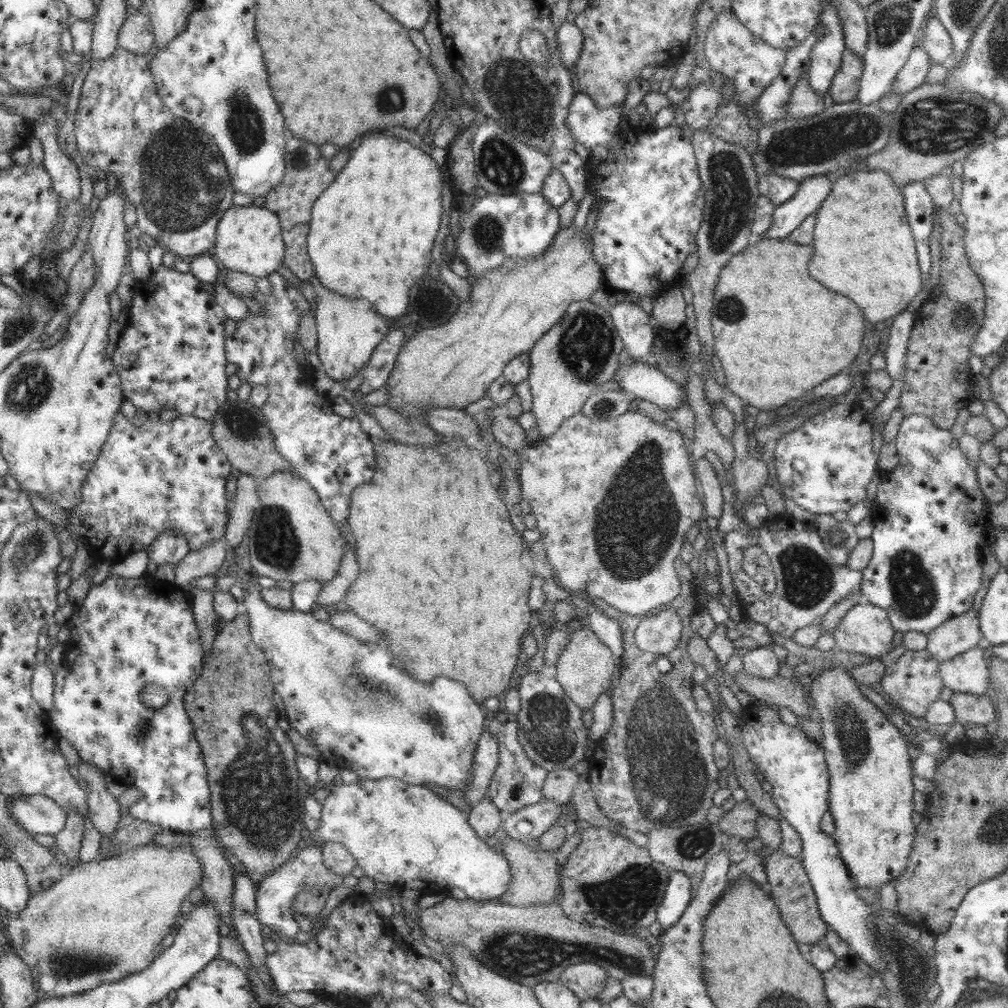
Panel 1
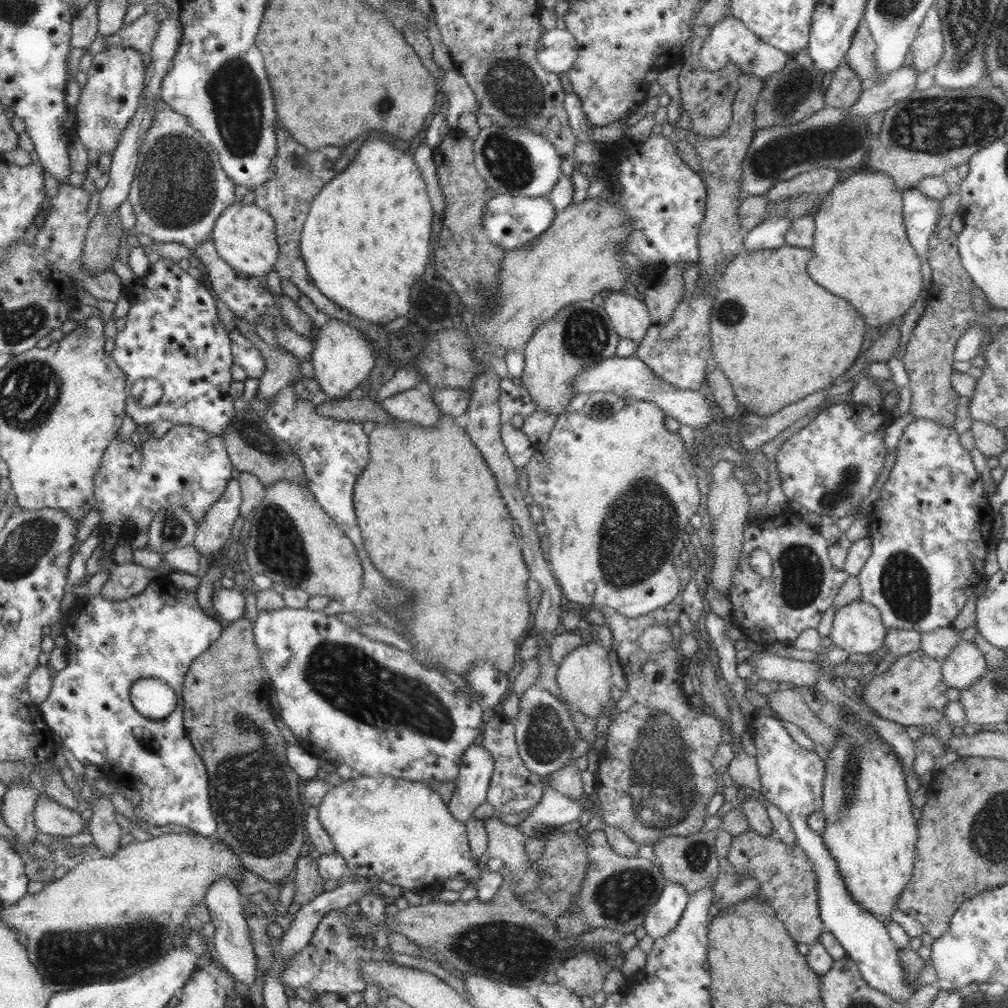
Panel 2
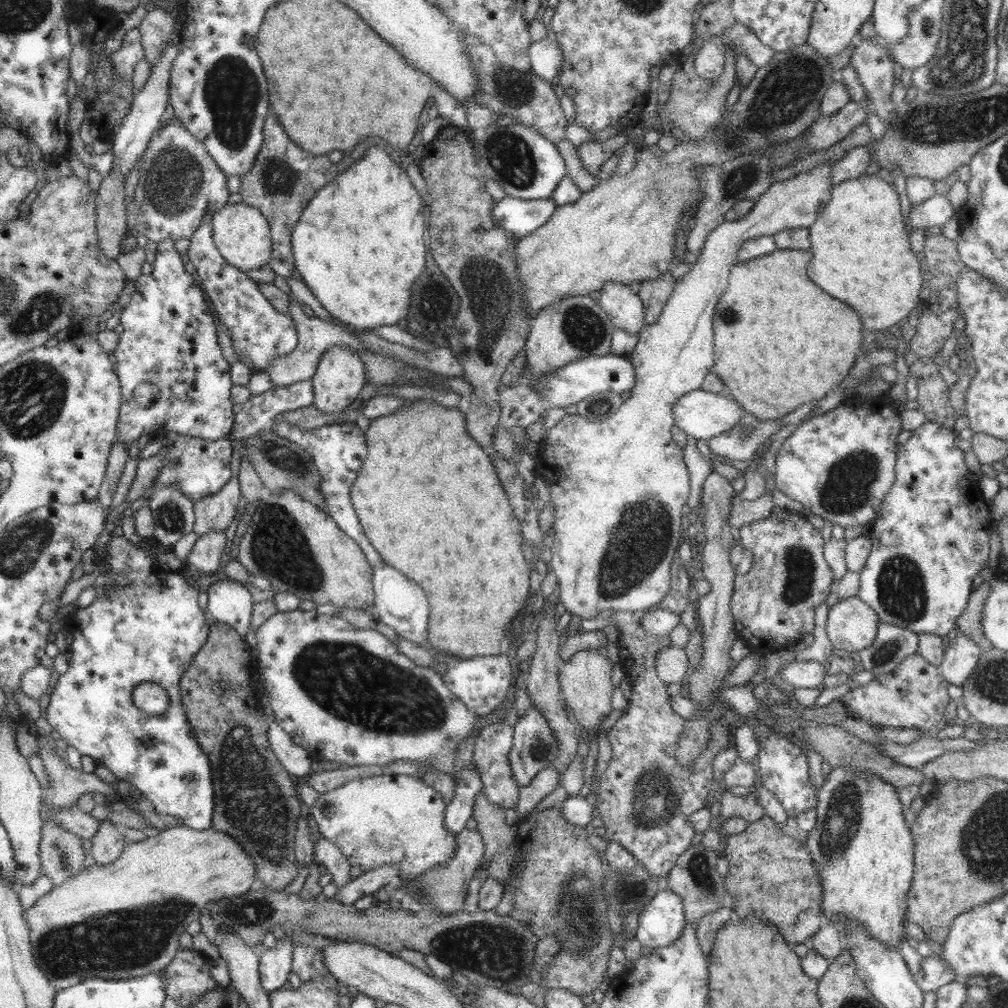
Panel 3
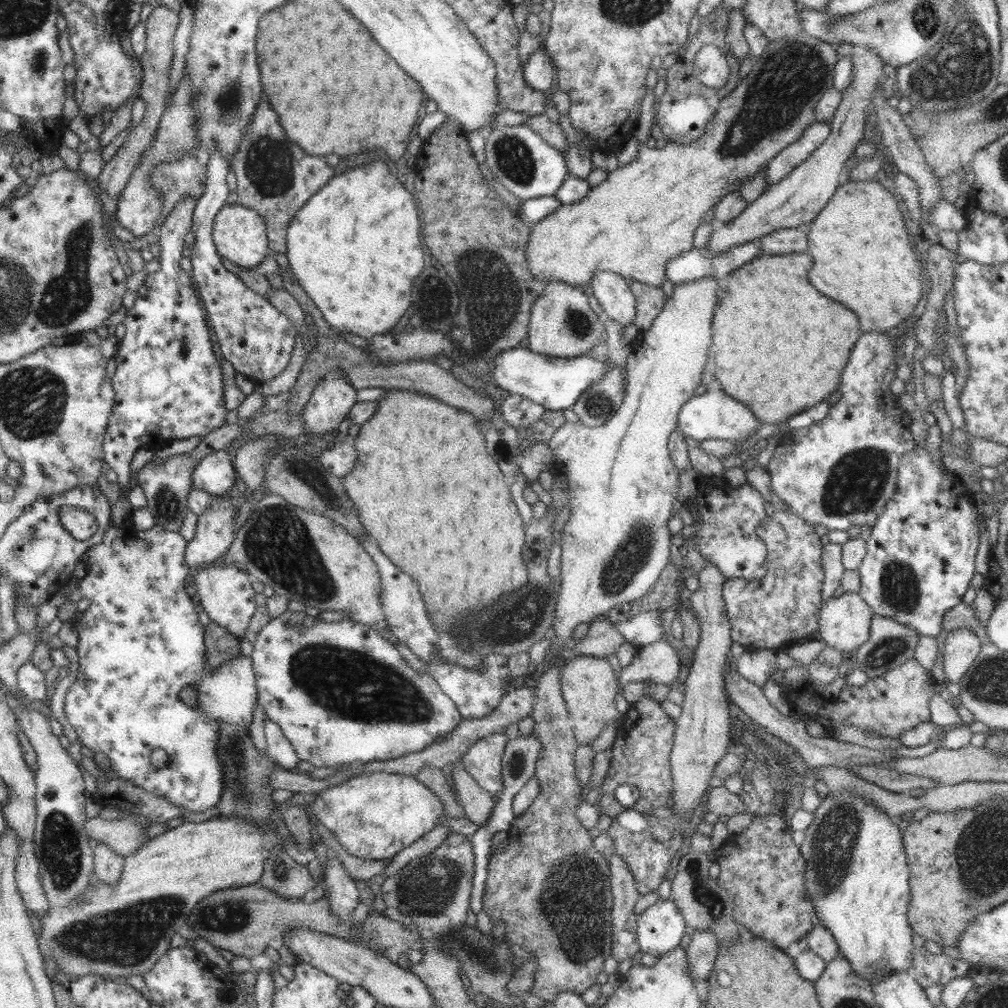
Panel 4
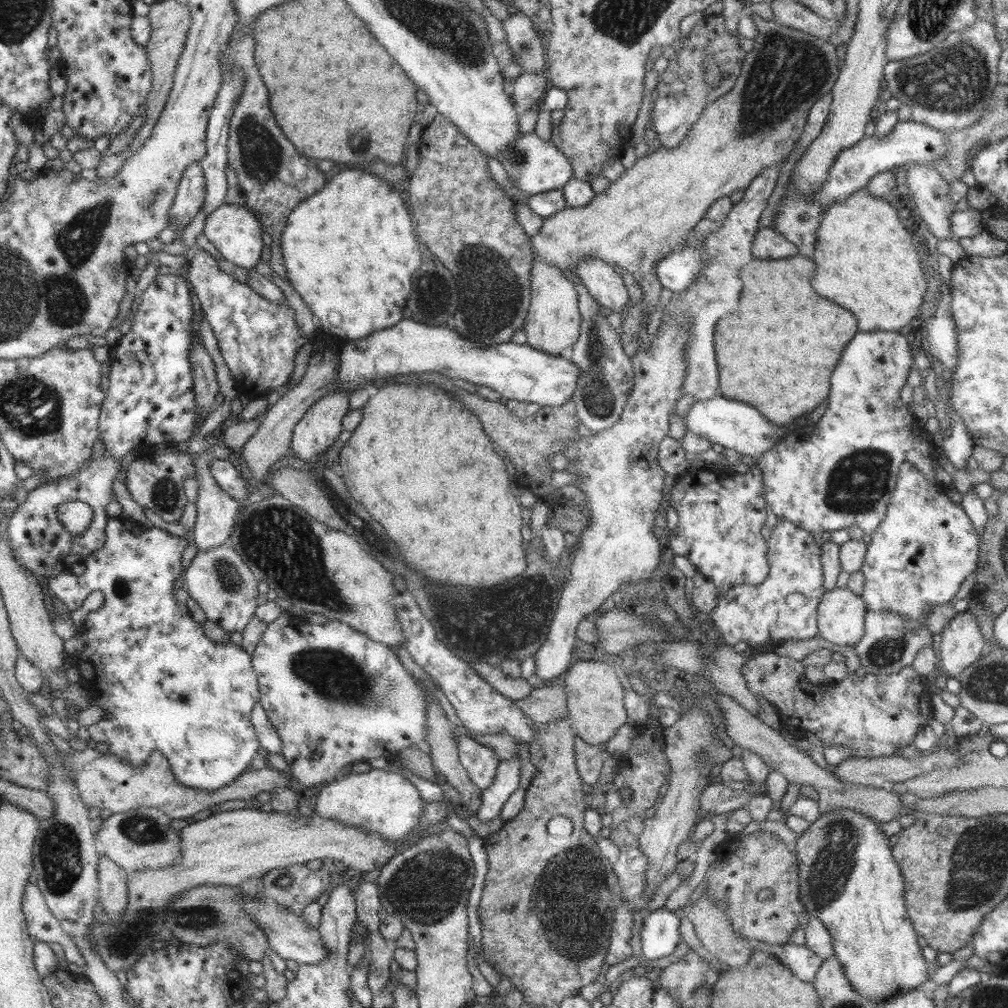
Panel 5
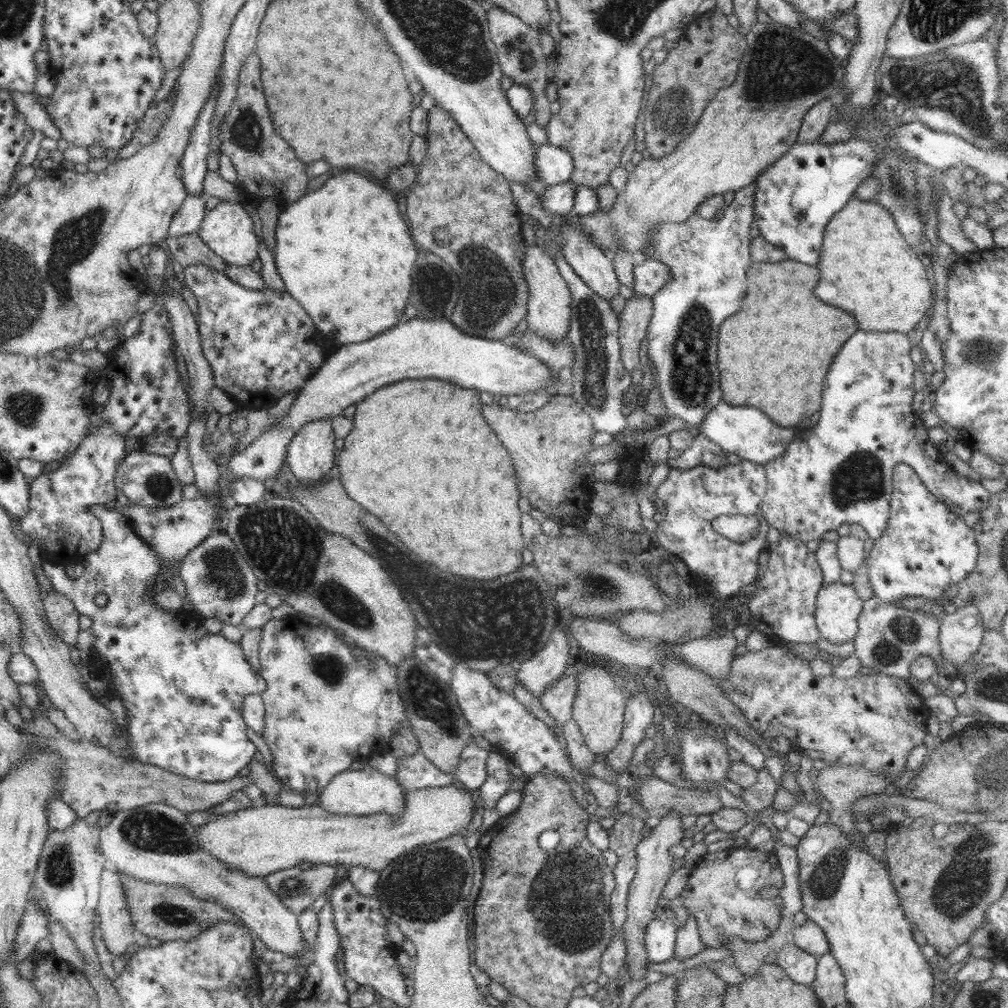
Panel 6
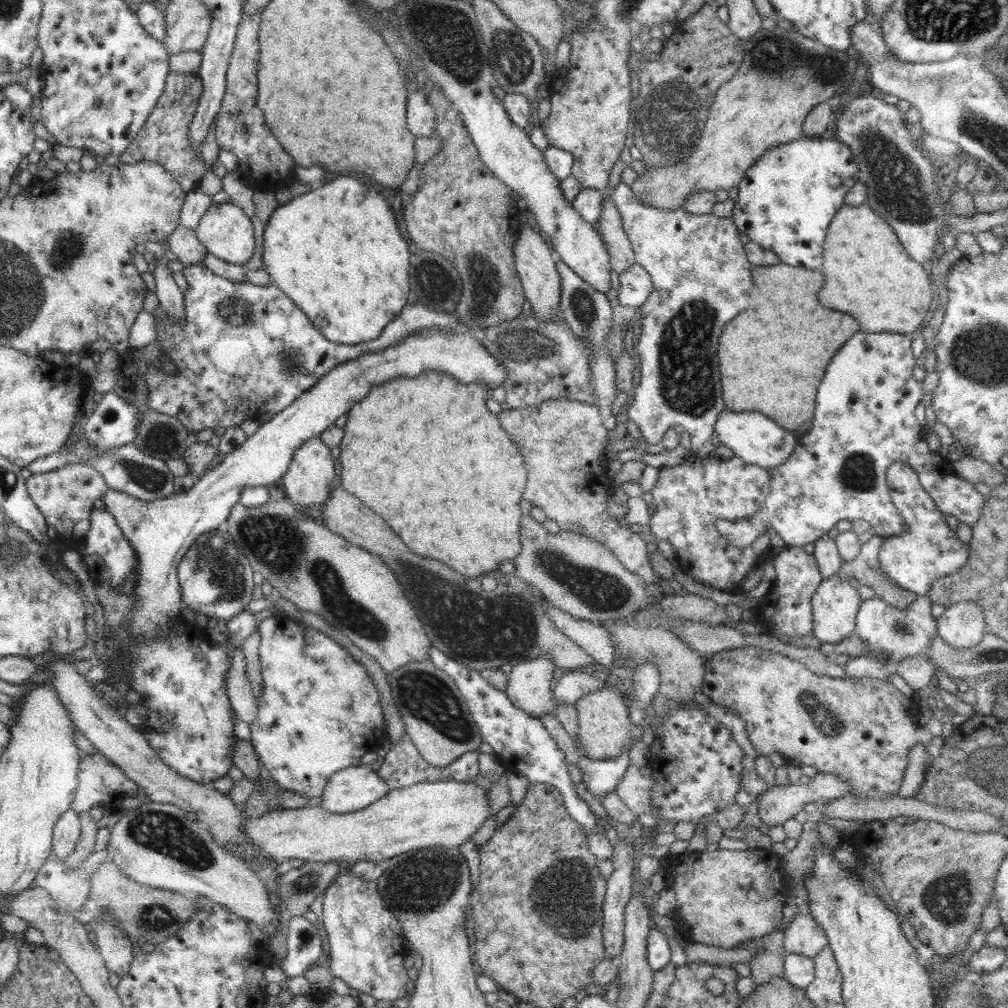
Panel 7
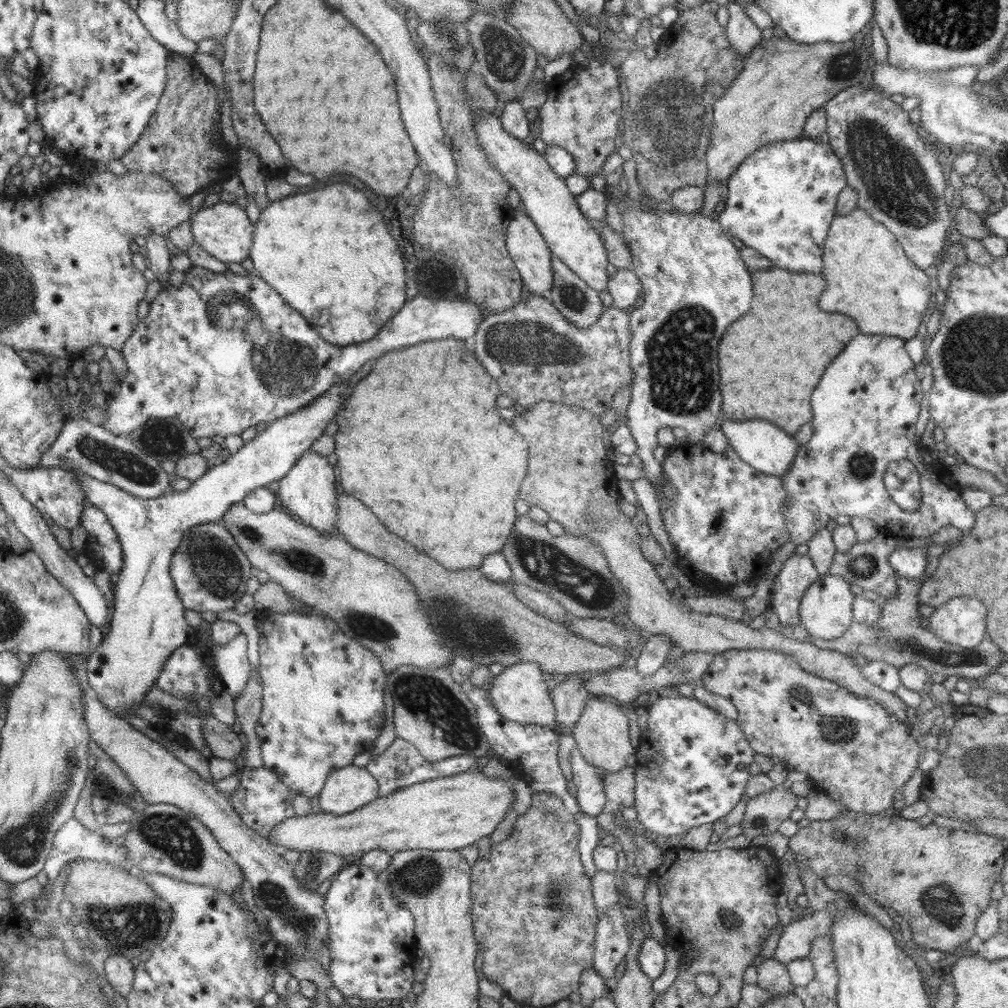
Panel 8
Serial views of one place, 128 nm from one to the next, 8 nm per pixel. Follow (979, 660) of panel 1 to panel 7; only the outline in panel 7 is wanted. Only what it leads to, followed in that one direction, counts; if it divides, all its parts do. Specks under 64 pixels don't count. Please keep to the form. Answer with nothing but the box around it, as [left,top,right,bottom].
[937,601,986,650]

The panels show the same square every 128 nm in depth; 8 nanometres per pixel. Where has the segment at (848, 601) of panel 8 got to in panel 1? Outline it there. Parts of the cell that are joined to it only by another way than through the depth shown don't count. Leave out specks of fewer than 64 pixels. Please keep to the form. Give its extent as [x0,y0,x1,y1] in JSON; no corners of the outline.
[832,600,895,659]

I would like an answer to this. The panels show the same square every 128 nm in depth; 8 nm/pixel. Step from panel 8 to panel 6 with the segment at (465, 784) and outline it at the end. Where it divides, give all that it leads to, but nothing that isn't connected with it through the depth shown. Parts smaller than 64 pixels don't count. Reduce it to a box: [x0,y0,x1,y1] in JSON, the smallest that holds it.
[197,784,474,878]

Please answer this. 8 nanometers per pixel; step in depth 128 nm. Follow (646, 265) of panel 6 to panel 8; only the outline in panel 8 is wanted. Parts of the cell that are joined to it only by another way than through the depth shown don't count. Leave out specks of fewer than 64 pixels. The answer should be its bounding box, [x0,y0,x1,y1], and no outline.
[607,269,643,309]

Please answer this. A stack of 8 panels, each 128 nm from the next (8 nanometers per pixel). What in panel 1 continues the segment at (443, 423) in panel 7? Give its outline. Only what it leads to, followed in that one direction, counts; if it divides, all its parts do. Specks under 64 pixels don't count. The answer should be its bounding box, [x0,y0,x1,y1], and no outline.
[343,435,533,711]

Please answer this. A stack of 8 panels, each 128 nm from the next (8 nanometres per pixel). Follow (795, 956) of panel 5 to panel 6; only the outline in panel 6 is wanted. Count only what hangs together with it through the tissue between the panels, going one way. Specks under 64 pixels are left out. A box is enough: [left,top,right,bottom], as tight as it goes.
[776,944,817,986]

